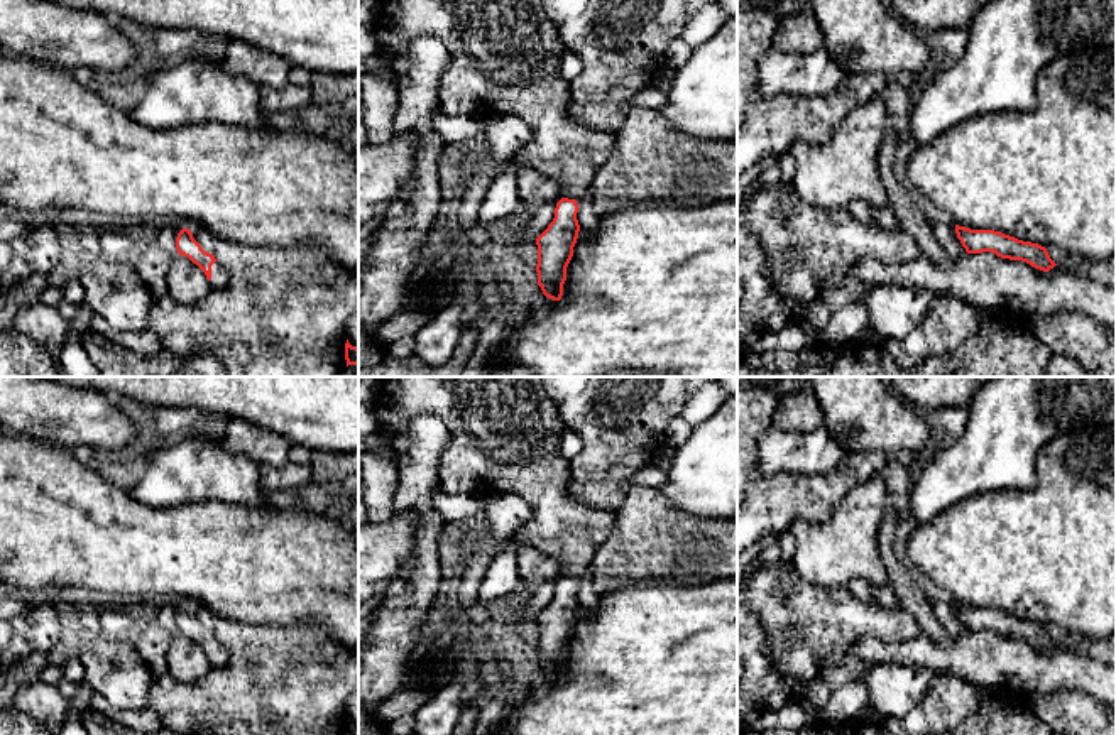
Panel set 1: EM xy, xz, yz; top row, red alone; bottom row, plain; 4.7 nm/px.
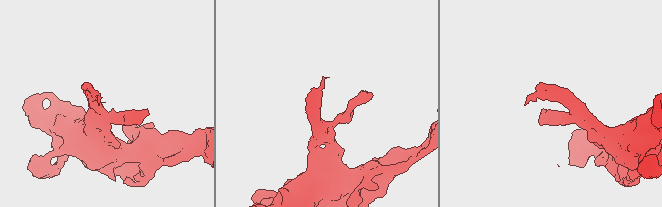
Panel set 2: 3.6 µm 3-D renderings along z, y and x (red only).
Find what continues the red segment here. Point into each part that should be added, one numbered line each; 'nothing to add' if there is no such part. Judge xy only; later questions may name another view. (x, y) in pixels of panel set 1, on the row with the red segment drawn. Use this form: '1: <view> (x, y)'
1: xy (218, 274)

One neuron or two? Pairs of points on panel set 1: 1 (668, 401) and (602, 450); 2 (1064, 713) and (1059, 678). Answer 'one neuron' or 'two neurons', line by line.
1: one neuron
2: two neurons

